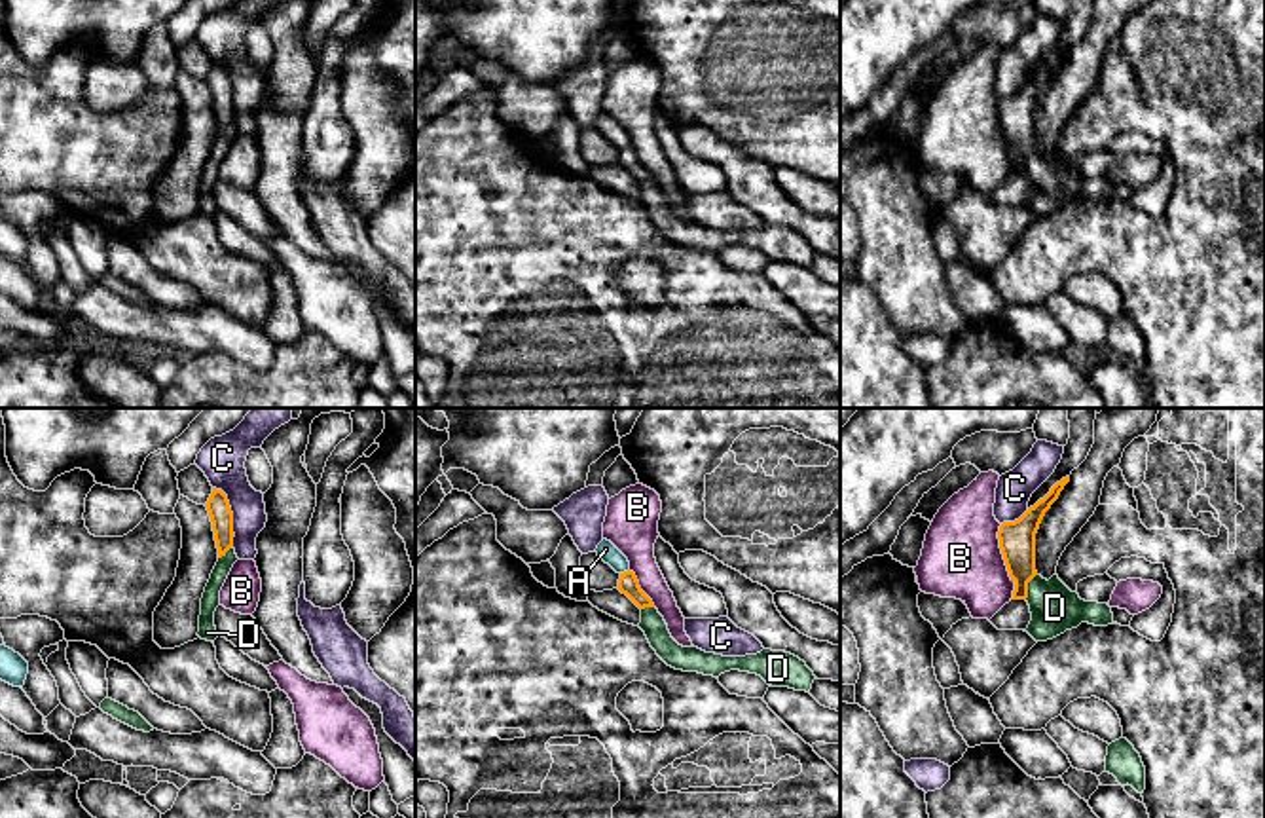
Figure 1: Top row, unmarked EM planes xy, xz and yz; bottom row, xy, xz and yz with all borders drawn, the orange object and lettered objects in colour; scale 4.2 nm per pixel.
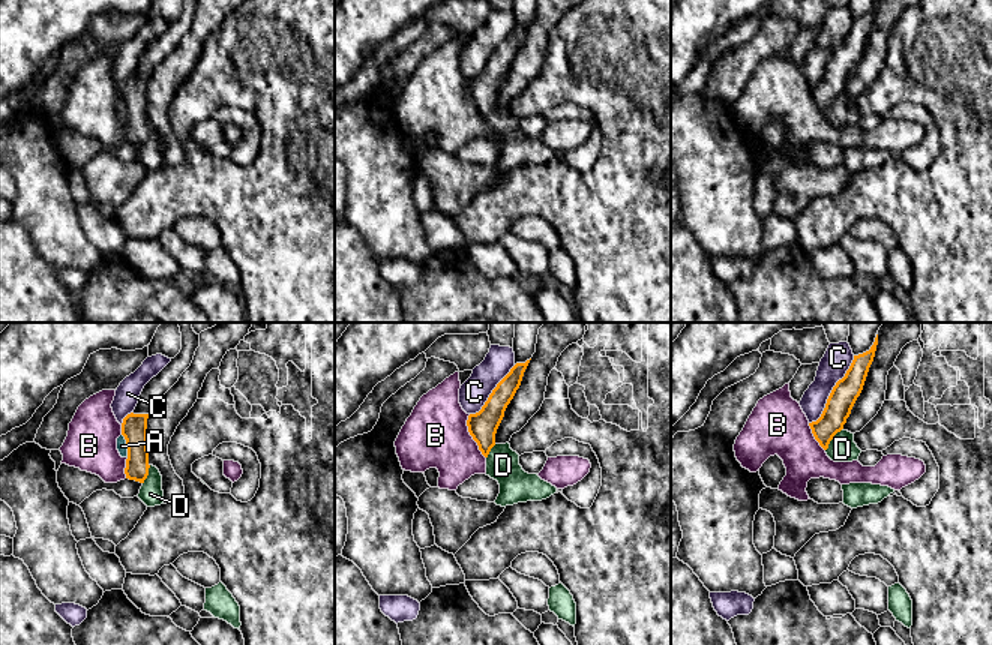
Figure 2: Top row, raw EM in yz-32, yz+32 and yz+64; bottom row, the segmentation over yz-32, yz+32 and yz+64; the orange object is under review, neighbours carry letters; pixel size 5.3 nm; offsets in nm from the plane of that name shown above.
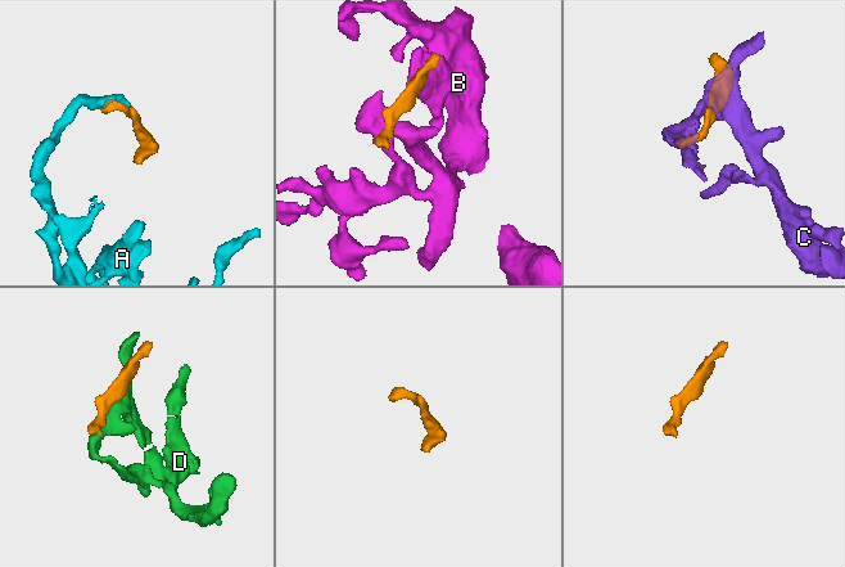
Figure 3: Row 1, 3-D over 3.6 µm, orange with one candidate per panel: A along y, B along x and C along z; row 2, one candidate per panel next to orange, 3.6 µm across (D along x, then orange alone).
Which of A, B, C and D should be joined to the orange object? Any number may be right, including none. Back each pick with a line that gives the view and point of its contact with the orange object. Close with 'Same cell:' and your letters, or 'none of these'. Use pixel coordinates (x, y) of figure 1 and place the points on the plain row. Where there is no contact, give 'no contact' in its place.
D: meets orange in yz at (1026, 162)
Same cell: D

